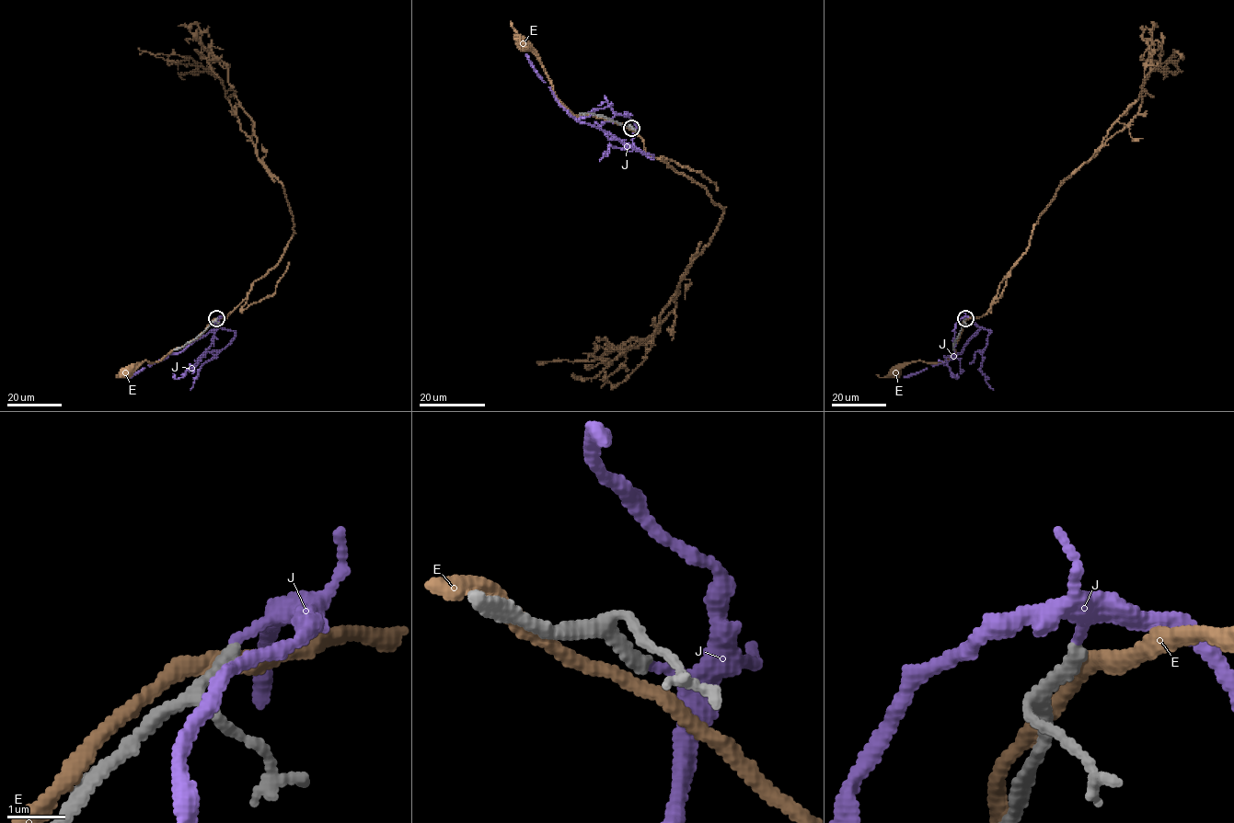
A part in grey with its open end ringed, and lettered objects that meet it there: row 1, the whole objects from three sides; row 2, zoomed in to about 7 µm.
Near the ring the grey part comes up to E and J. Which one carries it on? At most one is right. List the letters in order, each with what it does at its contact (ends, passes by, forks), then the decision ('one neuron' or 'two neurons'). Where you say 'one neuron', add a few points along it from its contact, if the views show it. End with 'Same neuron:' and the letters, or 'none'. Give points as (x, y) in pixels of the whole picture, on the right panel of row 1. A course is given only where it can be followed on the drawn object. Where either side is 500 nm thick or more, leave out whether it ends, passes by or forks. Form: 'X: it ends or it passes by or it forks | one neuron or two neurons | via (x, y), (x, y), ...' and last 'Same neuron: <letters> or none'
E: it passes by | two neurons
J: it ends | two neurons
Same neuron: none

